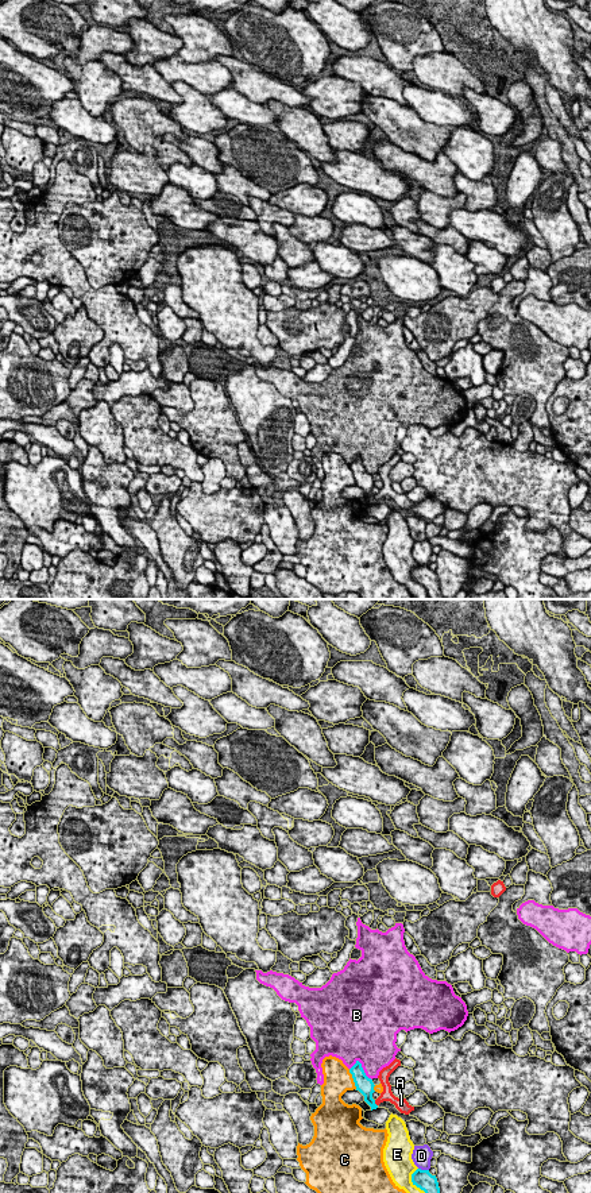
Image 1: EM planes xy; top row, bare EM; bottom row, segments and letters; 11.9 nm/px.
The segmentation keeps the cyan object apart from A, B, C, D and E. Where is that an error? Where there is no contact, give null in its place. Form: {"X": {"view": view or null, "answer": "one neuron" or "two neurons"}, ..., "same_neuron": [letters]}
{"A": {"view": "xy", "answer": "two neurons"}, "B": {"view": "xy", "answer": "two neurons"}, "C": {"view": "xy", "answer": "two neurons"}, "D": {"view": "xy", "answer": "two neurons"}, "E": {"view": "xy", "answer": "two neurons"}, "same_neuron": []}

